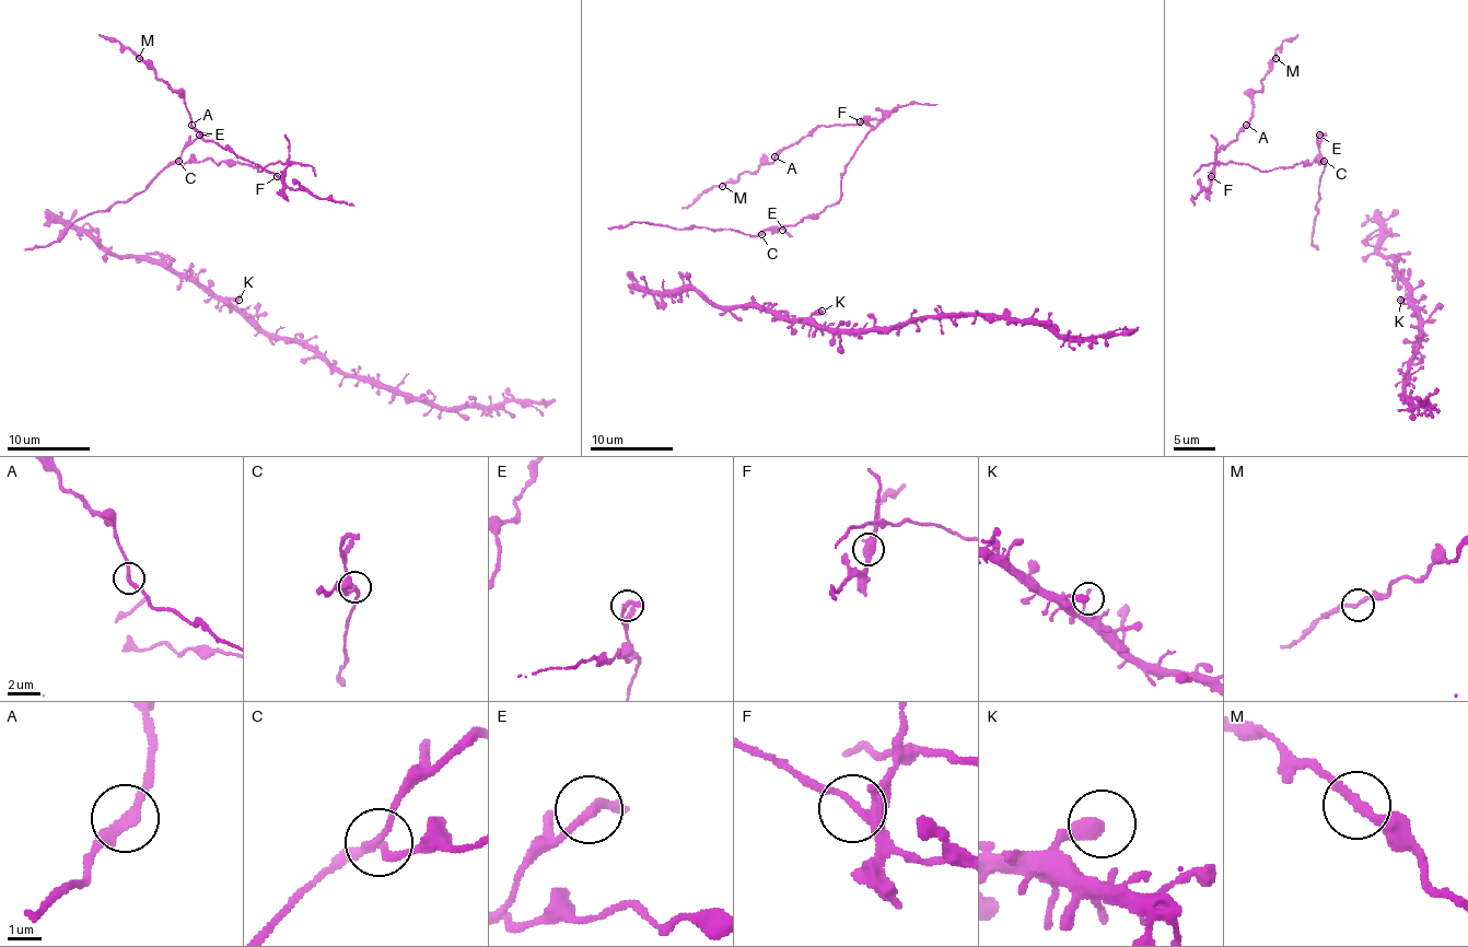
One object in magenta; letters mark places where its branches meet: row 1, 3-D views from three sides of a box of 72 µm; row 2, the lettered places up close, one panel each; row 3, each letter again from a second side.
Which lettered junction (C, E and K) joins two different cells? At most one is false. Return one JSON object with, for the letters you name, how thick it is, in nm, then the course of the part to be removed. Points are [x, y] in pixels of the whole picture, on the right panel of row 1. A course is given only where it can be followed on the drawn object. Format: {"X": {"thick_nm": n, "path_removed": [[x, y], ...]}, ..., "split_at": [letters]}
{"C": {"thick_nm": 220, "path_removed": [[1324, 160], [1262, 171], [1223, 162], [1213, 174], [1215, 155], [1248, 125], [1253, 95], [1278, 47], [1298, 35]]}, "split_at": ["C"]}

